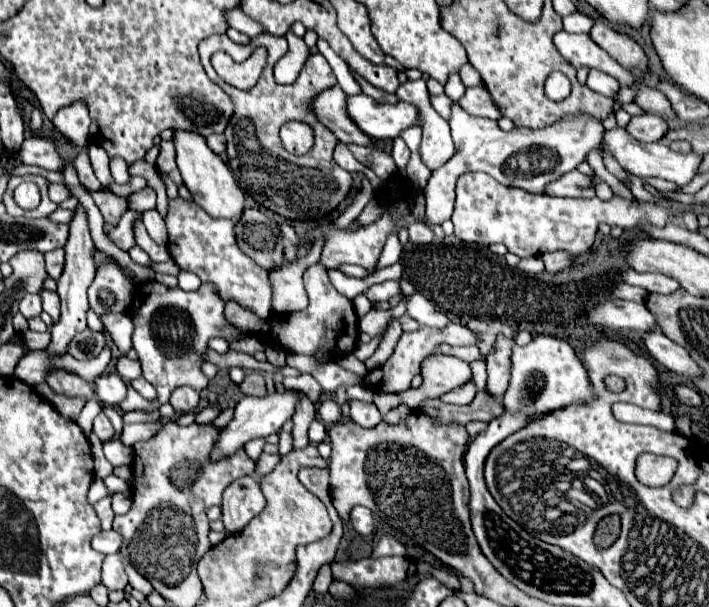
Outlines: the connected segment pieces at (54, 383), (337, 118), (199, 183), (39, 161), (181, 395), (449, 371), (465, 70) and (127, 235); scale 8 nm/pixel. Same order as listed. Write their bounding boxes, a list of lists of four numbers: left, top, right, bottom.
[[46,369,92,399],[316,85,376,149],[174,131,244,219],[20,131,66,171],[170,387,198,413],[399,353,472,409],[459,63,482,87],[106,209,142,251]]

